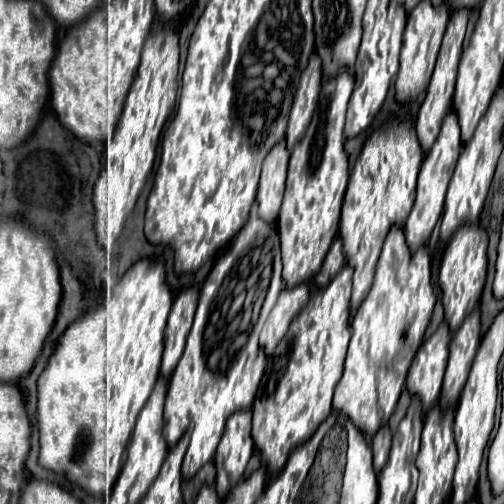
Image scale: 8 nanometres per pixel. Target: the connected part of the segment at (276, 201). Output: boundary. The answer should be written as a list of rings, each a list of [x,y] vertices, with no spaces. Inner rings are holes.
[[[285,140],[277,142],[263,160],[261,180],[257,188],[257,204],[259,204],[259,216],[265,222],[275,222],[279,216],[285,190],[287,160],[289,160],[289,150],[285,148]]]

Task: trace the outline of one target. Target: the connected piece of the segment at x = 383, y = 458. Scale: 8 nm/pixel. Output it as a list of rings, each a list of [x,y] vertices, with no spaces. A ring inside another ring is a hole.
[[[381,426],[379,432],[373,436],[371,448],[373,448],[373,468],[375,472],[379,472],[385,466],[391,448],[391,432],[387,426]]]

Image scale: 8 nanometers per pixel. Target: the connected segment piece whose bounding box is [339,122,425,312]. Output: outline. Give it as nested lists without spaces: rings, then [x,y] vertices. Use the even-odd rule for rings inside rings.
[[[413,122],[383,124],[363,144],[363,150],[349,176],[345,202],[341,210],[341,228],[339,228],[345,258],[355,268],[351,312],[359,308],[359,304],[363,302],[365,294],[371,288],[375,264],[389,228],[393,224],[403,226],[405,218],[413,208],[415,182],[417,182],[417,172],[423,158],[425,158],[425,152],[419,146]]]

